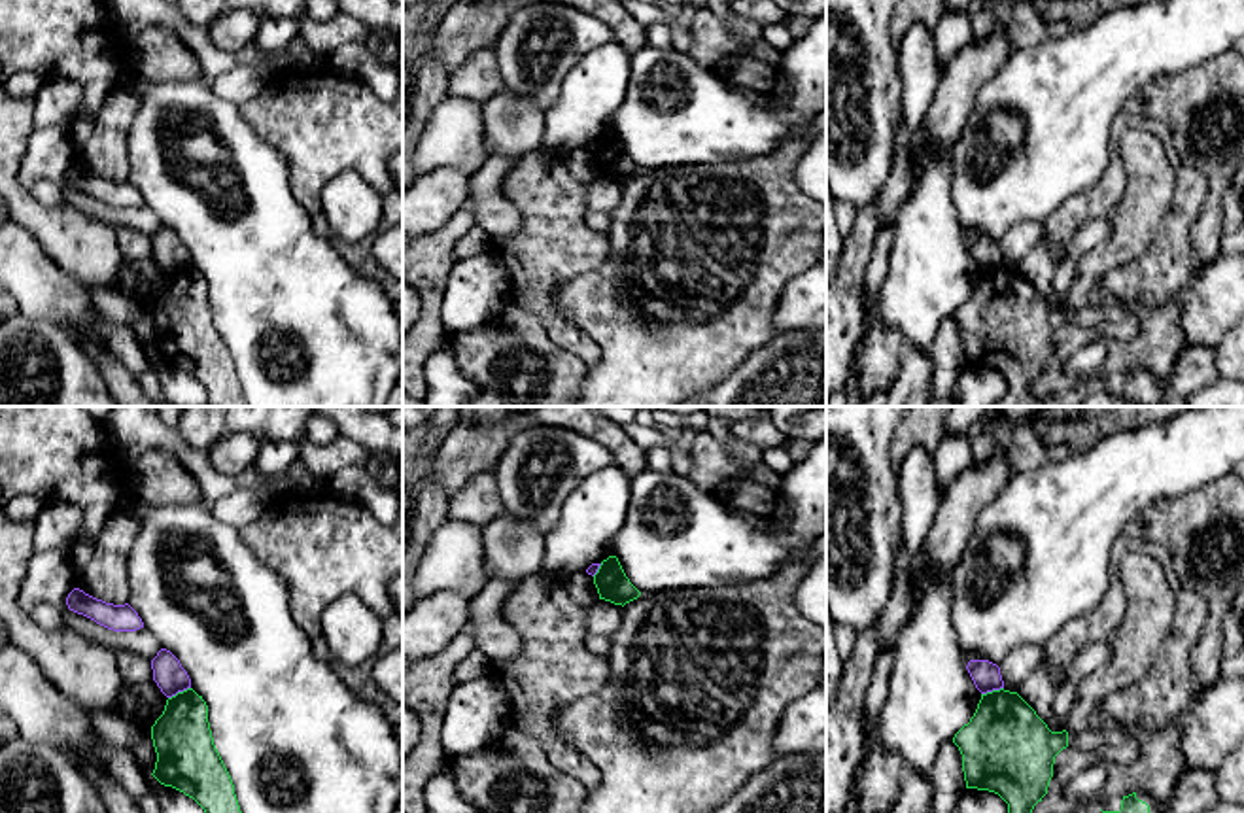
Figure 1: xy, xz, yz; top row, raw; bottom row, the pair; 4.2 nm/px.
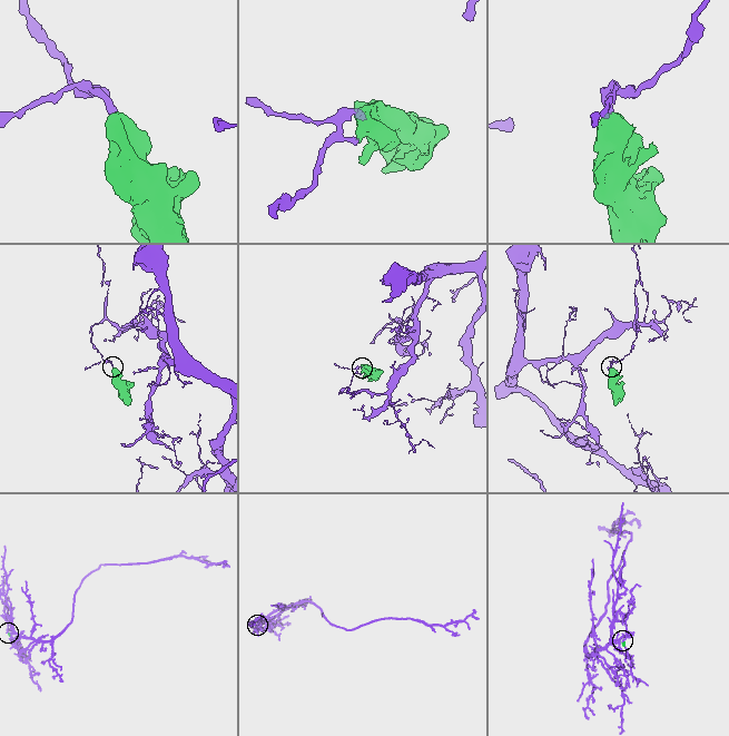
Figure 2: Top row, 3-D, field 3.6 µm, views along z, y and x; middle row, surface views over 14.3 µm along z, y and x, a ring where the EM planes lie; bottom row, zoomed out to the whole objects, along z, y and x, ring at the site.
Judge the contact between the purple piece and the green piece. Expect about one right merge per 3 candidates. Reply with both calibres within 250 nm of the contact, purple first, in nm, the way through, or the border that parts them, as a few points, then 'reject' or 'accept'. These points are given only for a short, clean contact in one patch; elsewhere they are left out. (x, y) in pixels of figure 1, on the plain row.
140/260 nm | along xy (190, 263), (169, 275) | reject

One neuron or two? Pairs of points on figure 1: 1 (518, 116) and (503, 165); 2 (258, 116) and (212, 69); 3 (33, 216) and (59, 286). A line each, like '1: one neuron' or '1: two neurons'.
1: two neurons
2: two neurons
3: two neurons

